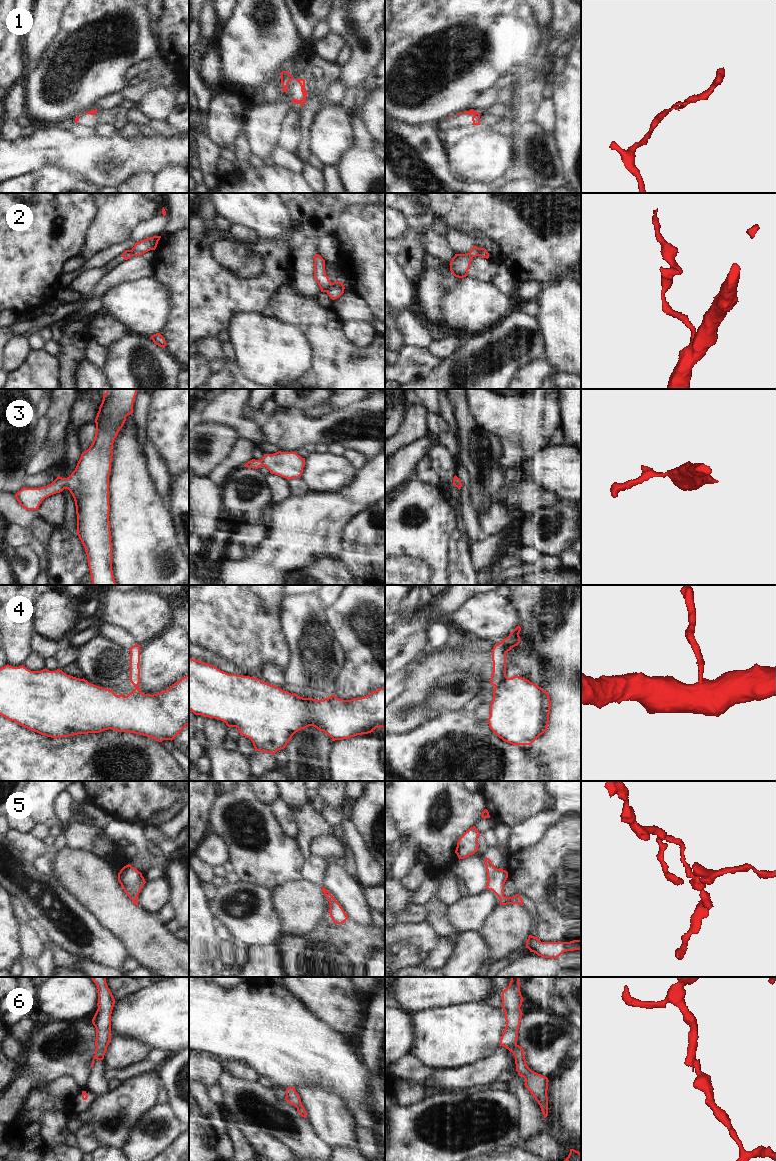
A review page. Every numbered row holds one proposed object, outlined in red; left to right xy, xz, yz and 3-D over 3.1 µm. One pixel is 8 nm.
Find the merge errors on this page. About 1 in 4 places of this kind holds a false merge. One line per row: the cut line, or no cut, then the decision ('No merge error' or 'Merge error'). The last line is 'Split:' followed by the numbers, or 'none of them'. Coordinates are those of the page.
1: No split. No merge error
2: Split along xz (332, 283), (325, 291). Merge error
3: No split. No merge error
4: Split along yz (507, 677), (495, 686). Merge error
5: No split. No merge error
6: Split along yz (516, 1044), (511, 1051). Merge error
Split: 2, 4, 6.

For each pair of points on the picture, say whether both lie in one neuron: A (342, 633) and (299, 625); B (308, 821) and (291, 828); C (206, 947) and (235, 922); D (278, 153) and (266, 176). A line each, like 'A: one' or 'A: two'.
A: two
B: two
C: two
D: two

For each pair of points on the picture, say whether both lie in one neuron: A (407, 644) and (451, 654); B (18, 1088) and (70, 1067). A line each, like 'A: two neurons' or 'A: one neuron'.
A: two neurons
B: one neuron

